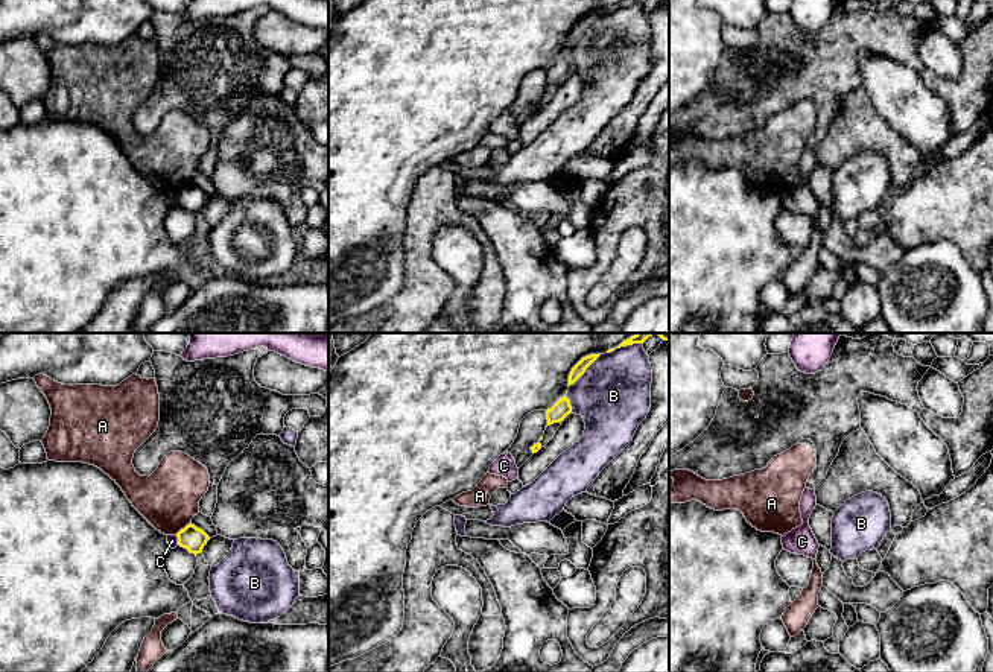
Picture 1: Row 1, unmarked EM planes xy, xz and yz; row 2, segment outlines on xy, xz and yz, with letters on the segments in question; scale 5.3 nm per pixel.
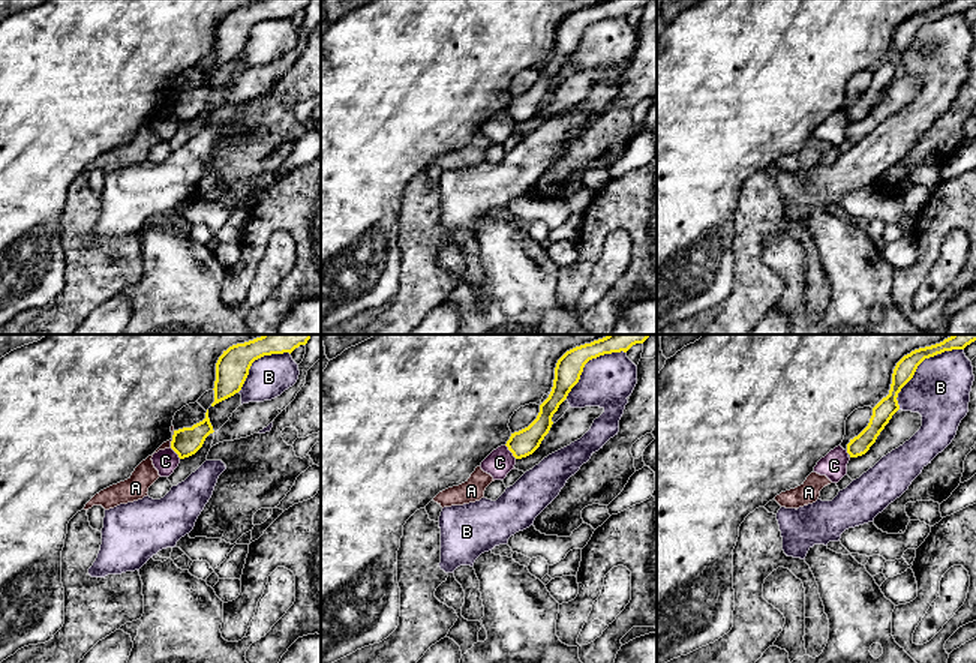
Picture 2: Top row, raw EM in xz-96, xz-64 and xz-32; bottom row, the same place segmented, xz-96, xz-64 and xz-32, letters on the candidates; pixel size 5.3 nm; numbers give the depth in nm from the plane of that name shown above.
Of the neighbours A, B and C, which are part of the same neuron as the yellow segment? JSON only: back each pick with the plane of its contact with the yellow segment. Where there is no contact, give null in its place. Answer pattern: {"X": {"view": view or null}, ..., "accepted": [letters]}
{"accepted": []}

